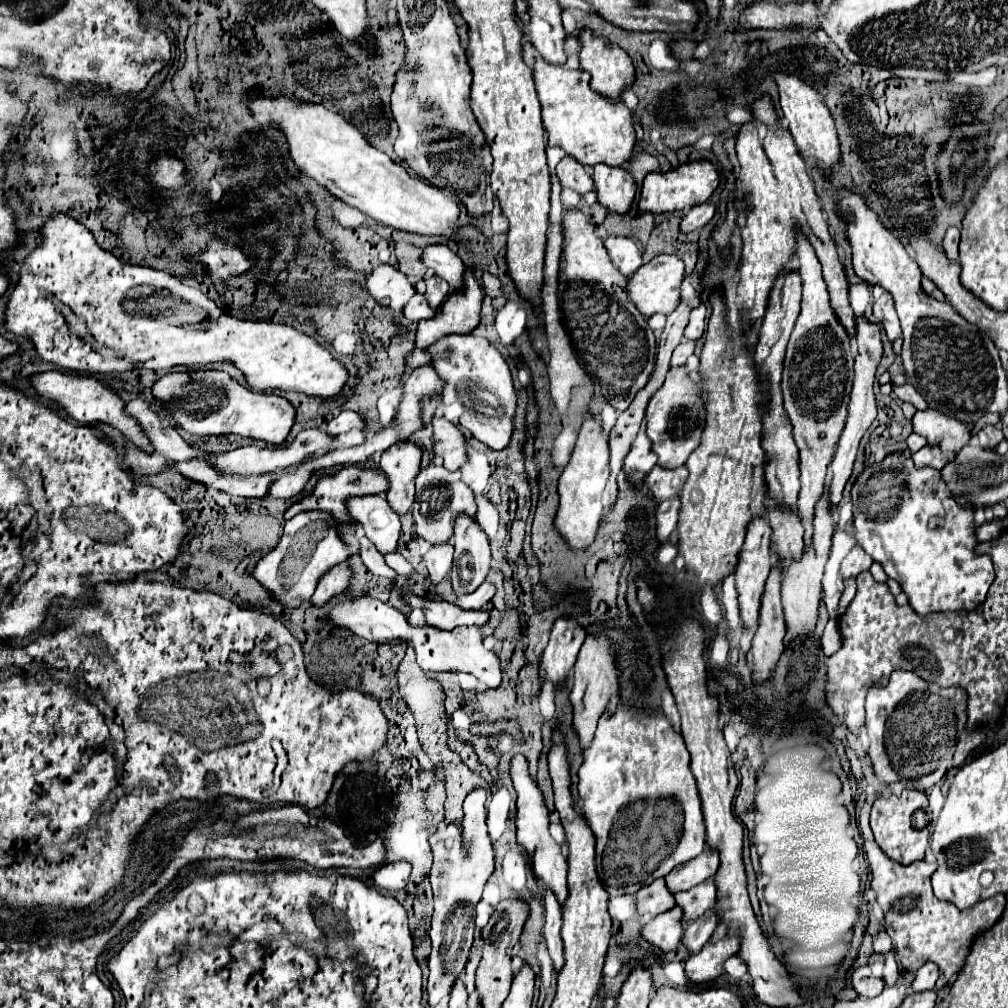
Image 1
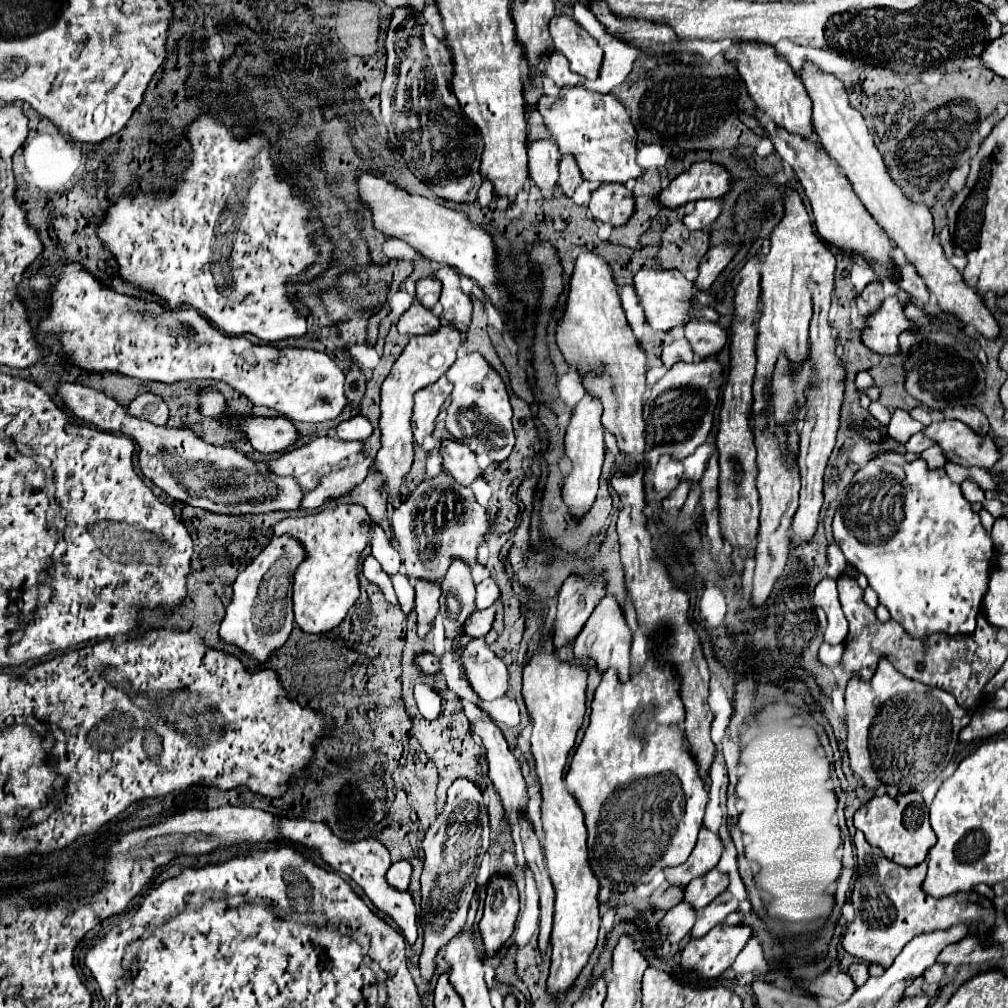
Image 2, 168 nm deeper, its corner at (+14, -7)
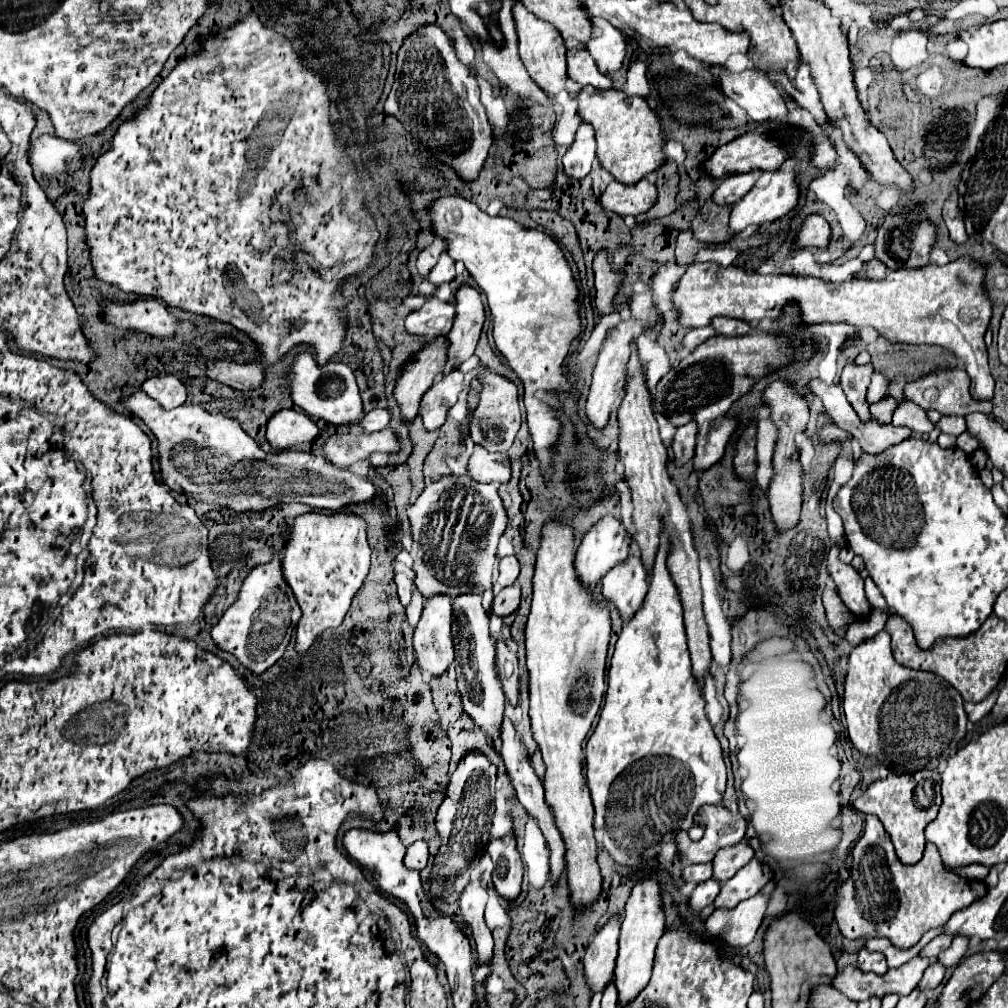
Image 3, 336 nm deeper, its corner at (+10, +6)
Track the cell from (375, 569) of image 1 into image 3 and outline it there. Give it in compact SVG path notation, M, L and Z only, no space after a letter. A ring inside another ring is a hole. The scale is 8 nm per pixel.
M394 560L394 582L398 586L398 596L404 606L408 606L412 590L414 590L414 570L406 564Z

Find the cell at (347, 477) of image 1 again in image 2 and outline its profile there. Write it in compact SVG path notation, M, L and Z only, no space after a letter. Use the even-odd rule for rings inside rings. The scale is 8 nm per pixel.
M338 505L324 509L318 515L284 519L274 527L274 535L290 535L306 551L304 561L298 565L292 583L294 621L304 633L328 633L338 627L348 615L350 607L360 597L358 585L358 559L368 545L370 517L360 505Z

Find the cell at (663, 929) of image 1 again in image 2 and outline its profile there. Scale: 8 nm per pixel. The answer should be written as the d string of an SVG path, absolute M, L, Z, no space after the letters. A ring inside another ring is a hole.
M680 903L664 915L662 923L664 929L660 929L660 933L664 933L666 939L676 945L690 933L692 925L696 923L696 909L692 909L692 905L688 903Z

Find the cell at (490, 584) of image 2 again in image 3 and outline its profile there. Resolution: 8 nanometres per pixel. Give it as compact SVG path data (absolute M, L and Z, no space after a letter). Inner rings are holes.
M506 556L500 560L500 574L498 574L498 580L496 580L496 586L498 588L504 588L504 586L510 586L516 582L520 574L520 564L514 556Z

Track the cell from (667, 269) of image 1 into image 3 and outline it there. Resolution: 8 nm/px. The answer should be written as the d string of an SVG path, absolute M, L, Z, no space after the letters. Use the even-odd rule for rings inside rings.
M960 258L946 266L924 266L916 270L894 270L884 280L862 280L852 278L848 282L826 282L822 278L802 278L802 276L782 276L782 274L752 274L748 276L744 270L728 266L722 268L714 262L704 264L692 264L686 268L686 272L680 276L678 286L674 290L672 302L678 310L676 322L680 326L708 326L714 316L730 316L730 318L744 318L748 322L760 322L762 318L778 318L782 308L790 302L798 302L802 310L802 320L808 324L822 324L822 322L846 322L858 330L872 326L878 330L880 336L892 342L904 342L904 344L938 344L942 348L948 348L956 354L958 360L962 360L964 370L972 378L970 392L976 400L990 400L994 394L994 380L990 376L988 358L986 358L986 346L984 346L984 332L988 328L990 316L992 316L992 304L984 296L984 266L978 264L974 268L972 258Z

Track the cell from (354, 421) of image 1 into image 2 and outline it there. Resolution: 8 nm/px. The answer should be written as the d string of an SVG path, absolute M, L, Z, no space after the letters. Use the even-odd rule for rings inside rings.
M356 415L354 419L344 421L336 427L338 437L344 441L366 441L372 435L372 431L374 431L374 427L368 421L368 417L364 417L364 415Z

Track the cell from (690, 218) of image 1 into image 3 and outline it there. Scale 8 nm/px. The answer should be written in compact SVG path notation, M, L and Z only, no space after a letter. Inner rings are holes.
M748 172L748 174L736 174L736 176L730 176L730 178L722 180L712 194L712 202L716 202L718 206L736 204L754 186L758 176L760 174Z

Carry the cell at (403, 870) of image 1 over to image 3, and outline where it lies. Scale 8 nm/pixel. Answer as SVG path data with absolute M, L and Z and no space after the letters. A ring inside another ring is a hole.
M418 840L408 846L404 856L404 866L410 870L422 870L428 862L428 846L424 840Z

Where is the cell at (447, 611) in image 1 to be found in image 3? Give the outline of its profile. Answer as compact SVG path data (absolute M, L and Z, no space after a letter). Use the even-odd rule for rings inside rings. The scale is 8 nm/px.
M512 584L508 588L502 588L500 594L494 598L490 614L494 616L508 616L512 614L520 604L520 586Z

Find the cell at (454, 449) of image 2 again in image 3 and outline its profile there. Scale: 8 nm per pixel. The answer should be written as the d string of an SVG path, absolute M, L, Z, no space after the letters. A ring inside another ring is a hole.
M480 444L468 458L468 472L476 482L508 482L510 480L510 458L508 454L486 452Z

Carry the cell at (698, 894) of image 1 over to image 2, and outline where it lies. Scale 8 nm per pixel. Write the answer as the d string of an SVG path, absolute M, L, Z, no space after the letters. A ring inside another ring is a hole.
M712 869L710 873L706 873L704 877L698 877L696 881L692 881L692 885L686 887L686 897L684 901L692 903L694 909L704 909L714 897L718 897L722 891L728 889L730 877L728 873L722 873L718 869Z

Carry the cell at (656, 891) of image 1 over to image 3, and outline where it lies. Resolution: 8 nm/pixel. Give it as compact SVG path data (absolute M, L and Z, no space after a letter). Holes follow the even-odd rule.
M688 864L682 870L684 882L704 882L712 876L712 864Z

